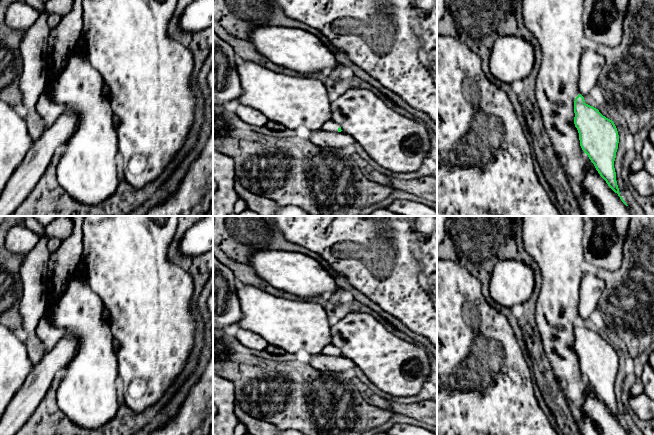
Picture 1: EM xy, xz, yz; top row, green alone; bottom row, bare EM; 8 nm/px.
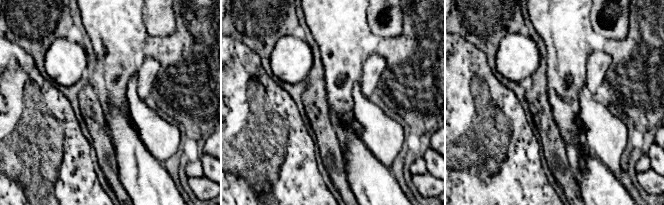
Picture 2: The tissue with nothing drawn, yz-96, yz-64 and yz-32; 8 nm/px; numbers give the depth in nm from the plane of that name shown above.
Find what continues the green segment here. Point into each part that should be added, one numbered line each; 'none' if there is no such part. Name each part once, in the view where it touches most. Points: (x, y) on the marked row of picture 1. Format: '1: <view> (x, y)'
1: xz (331, 126)

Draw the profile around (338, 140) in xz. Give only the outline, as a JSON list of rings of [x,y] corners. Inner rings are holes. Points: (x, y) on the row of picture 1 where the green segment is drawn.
[[[322,130],[313,131],[312,135],[308,140],[320,147],[337,149],[346,146],[353,146],[356,143],[352,136],[342,131],[341,132],[329,132]]]

